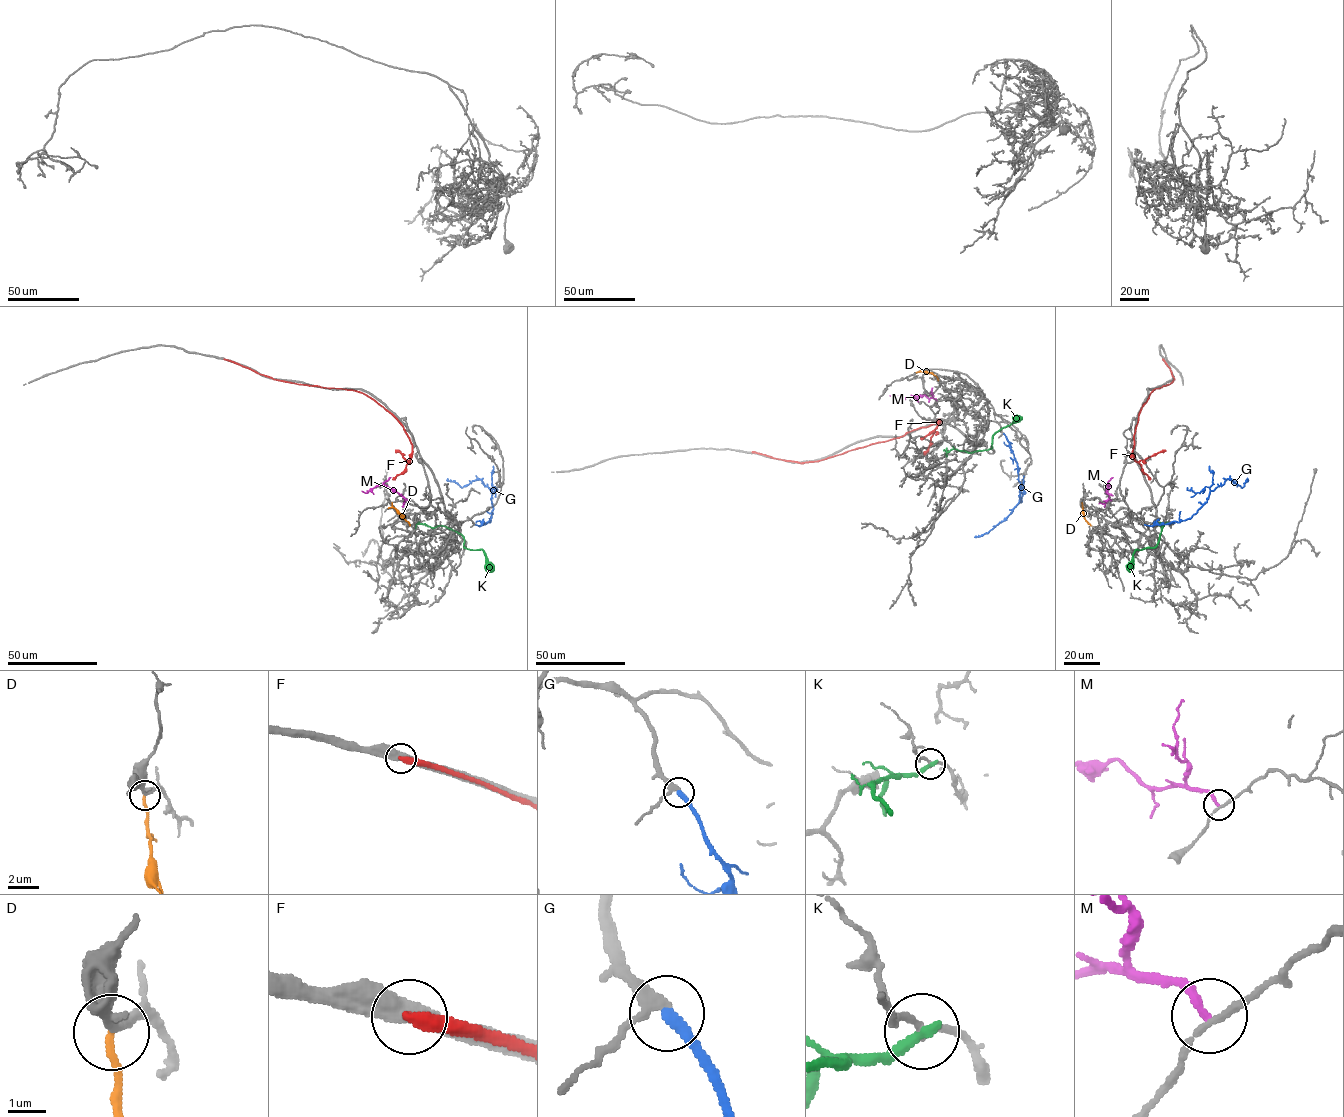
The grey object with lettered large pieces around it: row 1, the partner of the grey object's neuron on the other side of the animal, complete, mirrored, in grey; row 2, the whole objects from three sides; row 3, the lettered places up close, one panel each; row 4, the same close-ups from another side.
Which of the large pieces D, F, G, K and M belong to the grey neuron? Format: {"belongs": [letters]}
{"belongs": ["G"]}

